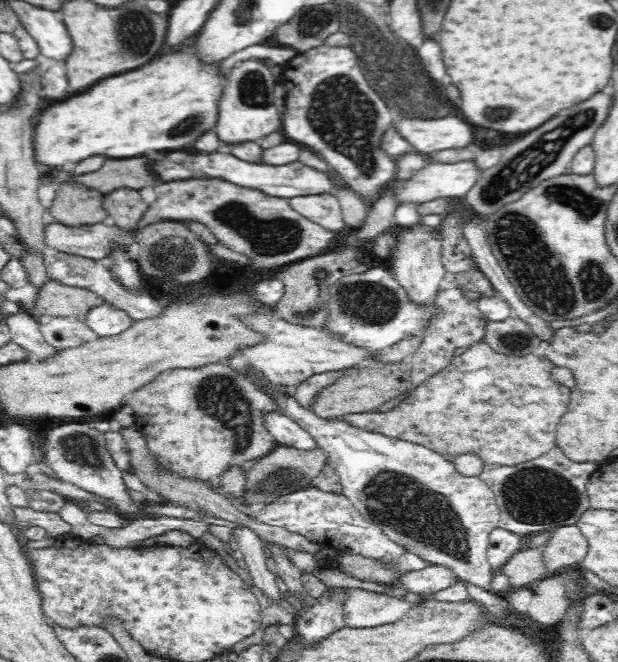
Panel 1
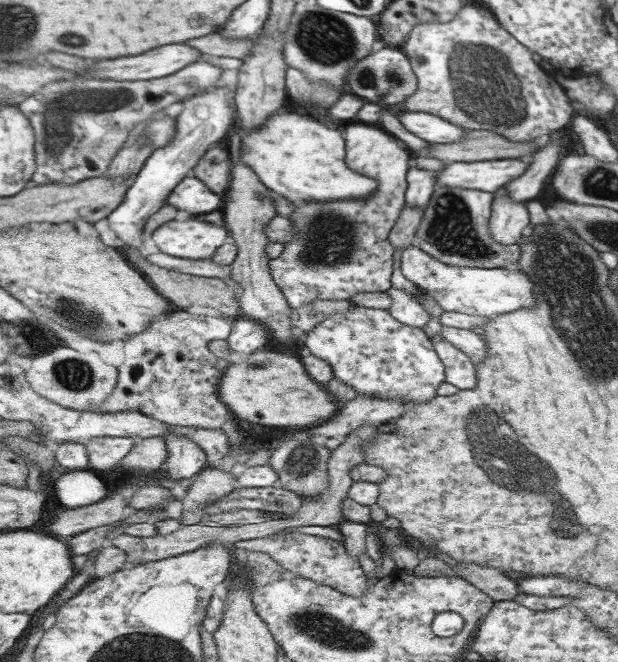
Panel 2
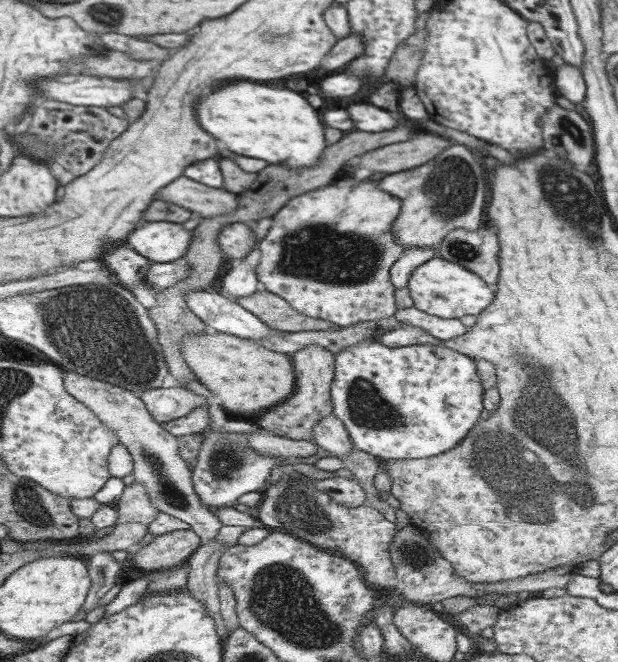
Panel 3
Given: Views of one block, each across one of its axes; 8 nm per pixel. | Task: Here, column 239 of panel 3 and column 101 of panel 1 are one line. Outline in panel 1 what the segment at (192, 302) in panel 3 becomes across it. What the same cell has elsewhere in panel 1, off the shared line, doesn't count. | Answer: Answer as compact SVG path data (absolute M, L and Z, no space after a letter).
M110 304L92 308L85 316L85 323L99 338L122 334L124 330L132 326L133 322L133 318L126 311Z

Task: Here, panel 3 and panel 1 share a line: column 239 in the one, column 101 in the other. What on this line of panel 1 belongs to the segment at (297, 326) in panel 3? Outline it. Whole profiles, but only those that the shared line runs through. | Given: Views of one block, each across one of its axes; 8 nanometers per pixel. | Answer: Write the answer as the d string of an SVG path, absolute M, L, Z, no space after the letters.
M49 280L37 292L32 315L48 315L60 318L72 318L85 322L85 316L92 308L108 304L105 298L84 288L64 286L60 282Z

